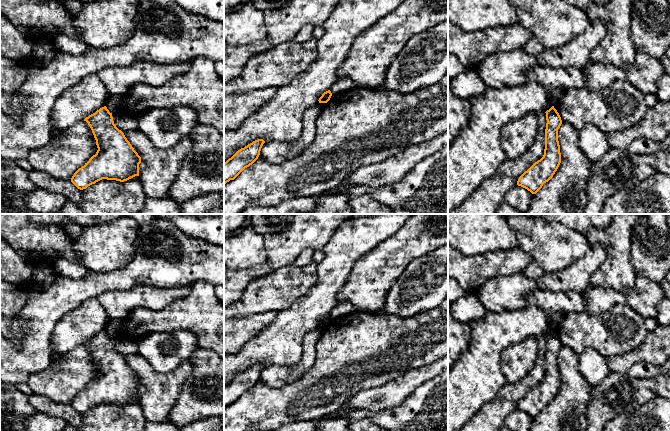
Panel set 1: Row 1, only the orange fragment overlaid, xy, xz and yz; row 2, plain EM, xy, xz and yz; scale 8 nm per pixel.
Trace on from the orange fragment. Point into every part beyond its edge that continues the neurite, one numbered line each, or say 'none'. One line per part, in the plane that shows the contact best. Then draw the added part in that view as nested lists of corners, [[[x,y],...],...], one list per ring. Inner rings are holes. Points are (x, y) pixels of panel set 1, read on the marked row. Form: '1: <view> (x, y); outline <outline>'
none

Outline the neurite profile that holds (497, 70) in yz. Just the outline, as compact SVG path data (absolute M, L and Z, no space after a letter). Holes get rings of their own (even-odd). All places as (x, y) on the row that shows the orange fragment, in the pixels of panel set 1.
M523 48L490 54L476 71L488 88L501 89L505 86L523 84L526 80L526 73L536 65L538 65L536 56Z

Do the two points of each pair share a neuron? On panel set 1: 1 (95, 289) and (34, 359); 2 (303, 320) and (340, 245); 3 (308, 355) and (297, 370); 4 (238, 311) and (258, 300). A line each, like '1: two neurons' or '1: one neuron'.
1: one neuron
2: one neuron
3: one neuron
4: one neuron

